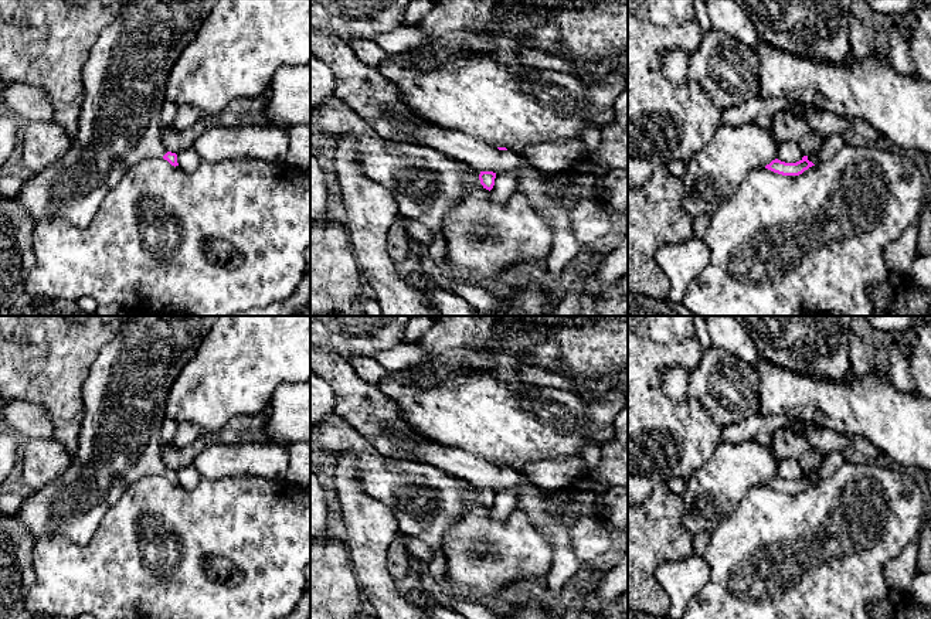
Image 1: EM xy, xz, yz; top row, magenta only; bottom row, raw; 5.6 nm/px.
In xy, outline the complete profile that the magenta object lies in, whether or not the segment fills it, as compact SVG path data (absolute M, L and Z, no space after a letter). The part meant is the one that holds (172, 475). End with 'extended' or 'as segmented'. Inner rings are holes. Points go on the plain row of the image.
M125 316L82 385L84 418L69 467L54 482L24 489L26 500L13 514L37 541L61 535L75 544L91 541L105 513L135 482L163 475L179 483L162 459L162 424L173 382L196 357L217 316Z; extended

